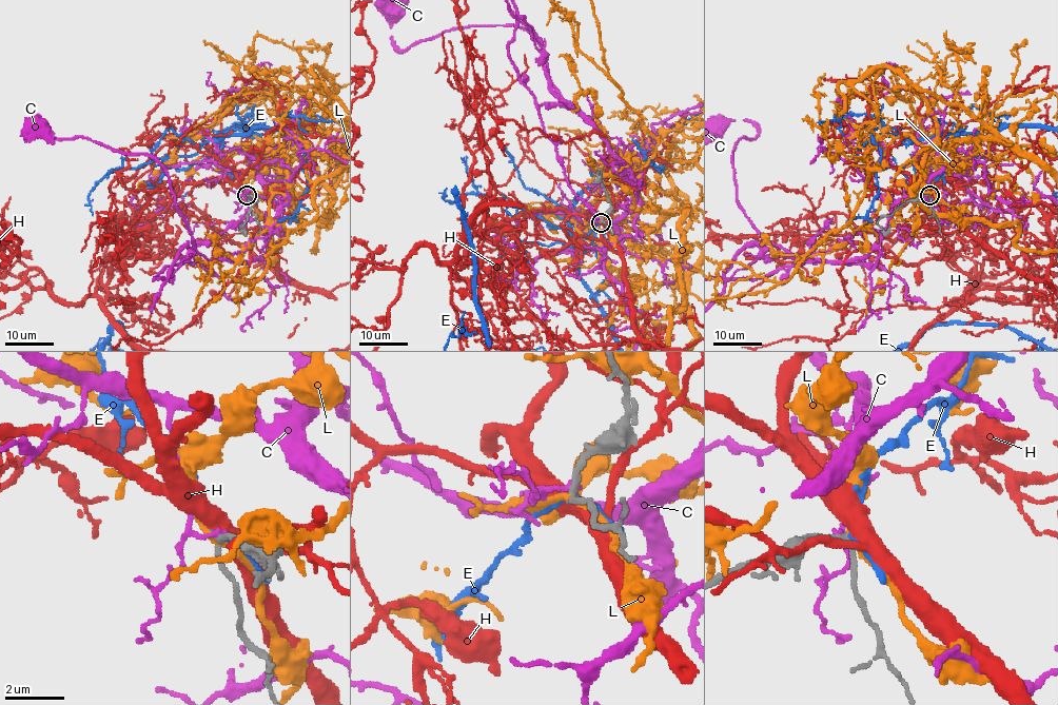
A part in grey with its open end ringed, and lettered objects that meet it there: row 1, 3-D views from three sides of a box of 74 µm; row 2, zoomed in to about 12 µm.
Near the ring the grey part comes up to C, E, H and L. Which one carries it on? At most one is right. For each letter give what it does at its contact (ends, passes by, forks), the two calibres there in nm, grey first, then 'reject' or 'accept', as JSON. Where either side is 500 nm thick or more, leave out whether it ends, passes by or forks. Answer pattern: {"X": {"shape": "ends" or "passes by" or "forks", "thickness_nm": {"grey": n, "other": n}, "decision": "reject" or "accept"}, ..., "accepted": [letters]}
{"C": {"shape": "passes by", "thickness_nm": {"grey": 220, "other": 110}, "decision": "reject"}, "E": {"shape": "passes by", "thickness_nm": {"grey": 200, "other": 120}, "decision": "reject"}, "H": {"thickness_nm": {"grey": 200, "other": 500}, "decision": "reject"}, "L": {"shape": "passes by", "thickness_nm": {"grey": 200, "other": 190}, "decision": "reject"}, "accepted": []}

